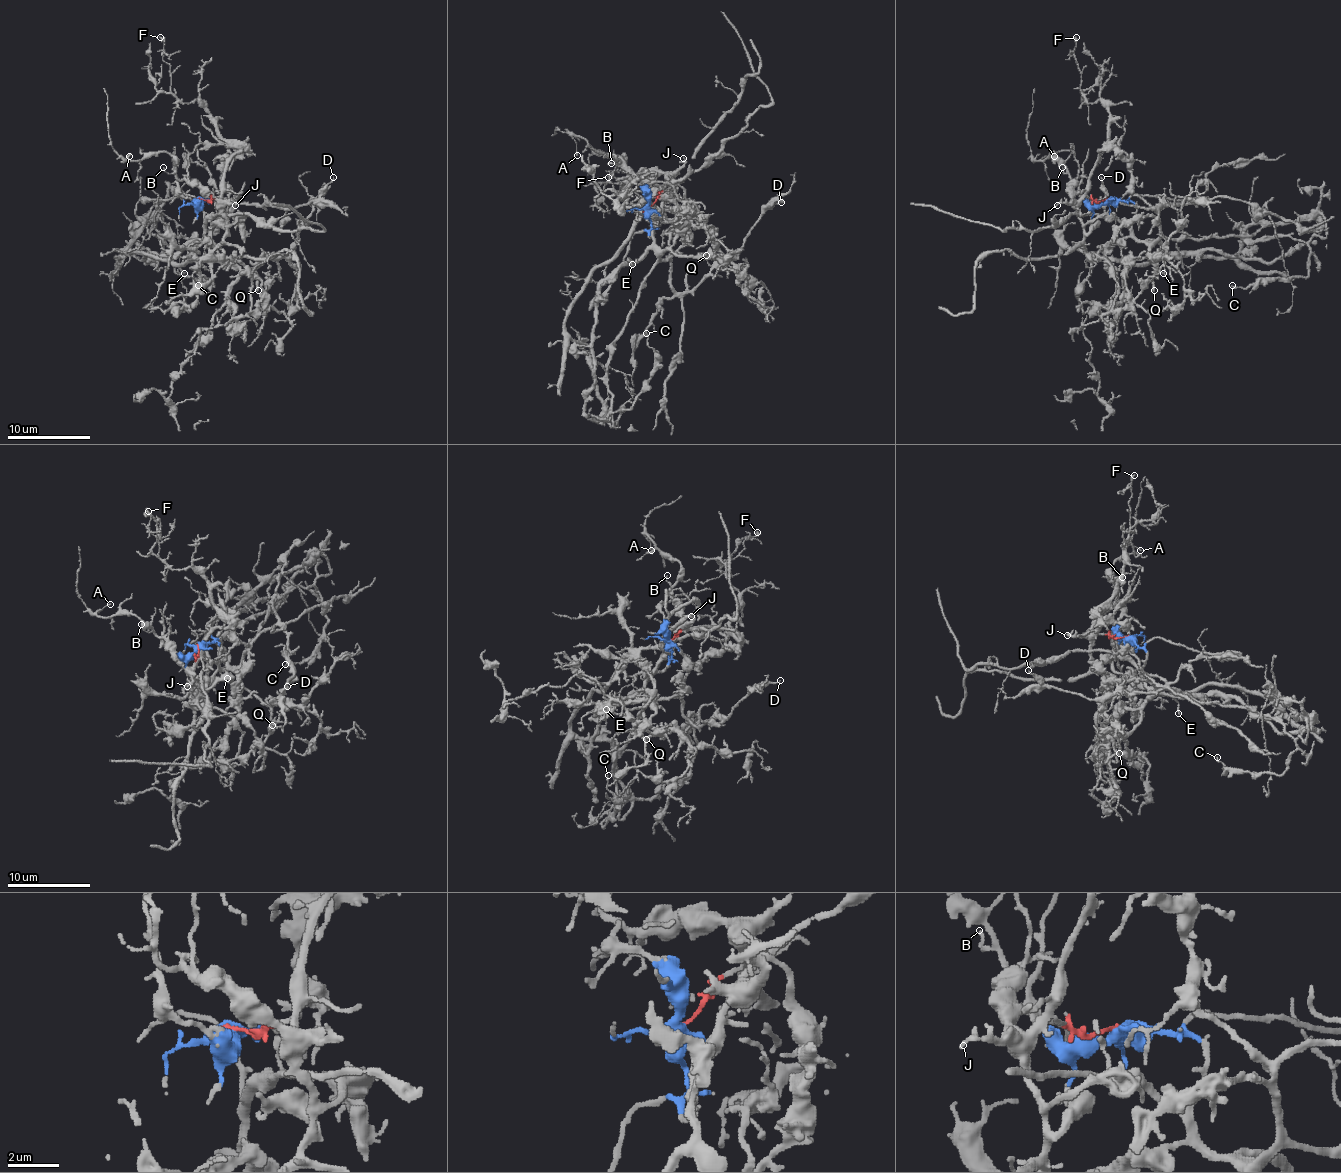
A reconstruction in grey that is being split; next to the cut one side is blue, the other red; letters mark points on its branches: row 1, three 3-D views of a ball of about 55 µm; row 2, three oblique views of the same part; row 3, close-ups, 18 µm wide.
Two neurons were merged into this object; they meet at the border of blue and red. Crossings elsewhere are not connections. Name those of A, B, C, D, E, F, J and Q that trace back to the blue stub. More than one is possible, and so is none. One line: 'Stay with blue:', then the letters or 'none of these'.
Stay with blue: C, D, E, Q

